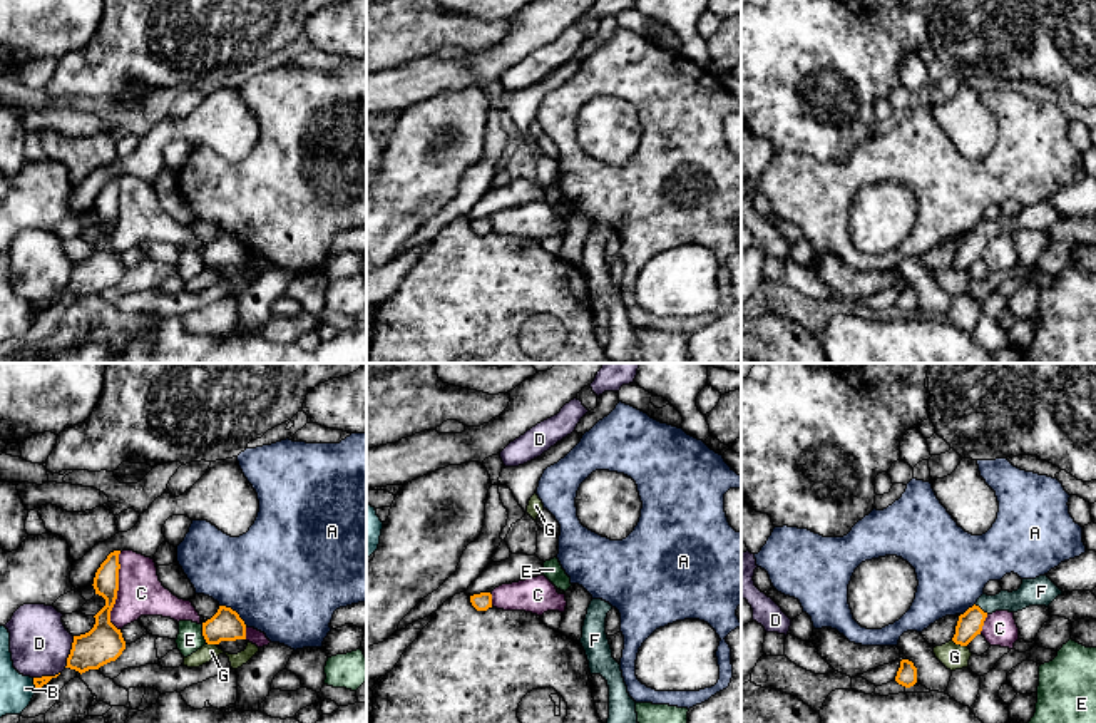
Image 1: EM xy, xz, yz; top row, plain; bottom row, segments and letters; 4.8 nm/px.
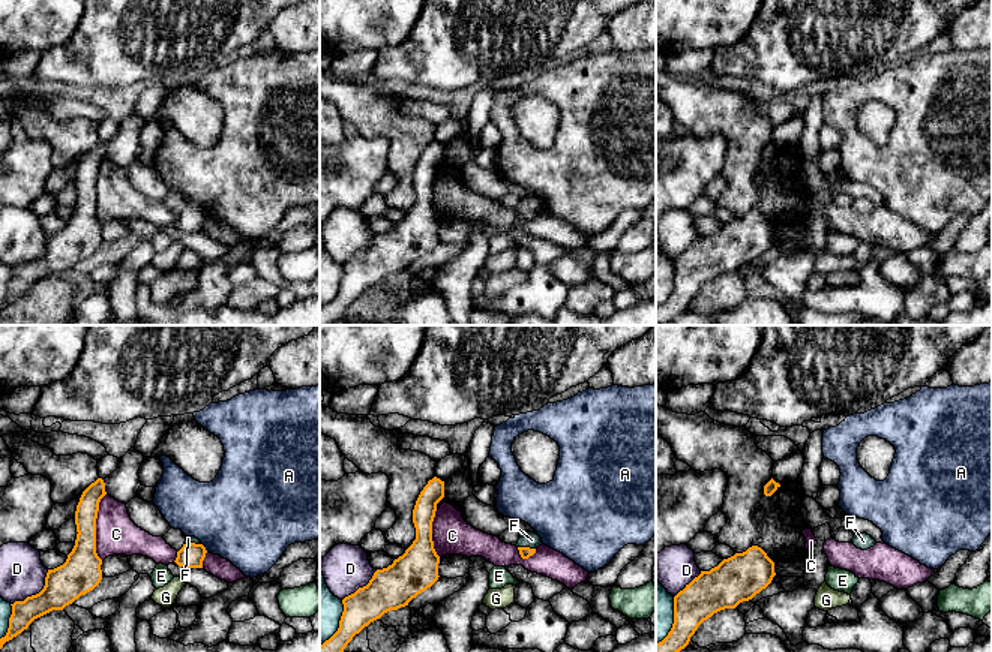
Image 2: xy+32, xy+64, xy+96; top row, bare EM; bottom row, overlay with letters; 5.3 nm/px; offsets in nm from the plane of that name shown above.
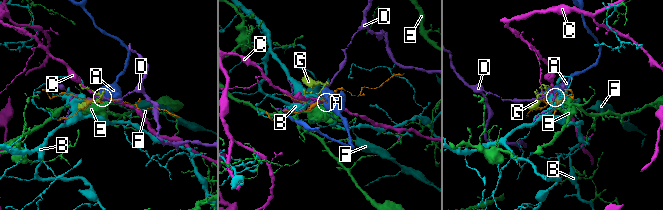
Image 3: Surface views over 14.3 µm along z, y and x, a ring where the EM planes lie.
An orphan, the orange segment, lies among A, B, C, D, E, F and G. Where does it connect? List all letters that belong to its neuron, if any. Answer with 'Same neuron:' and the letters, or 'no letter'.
Same neuron: F

